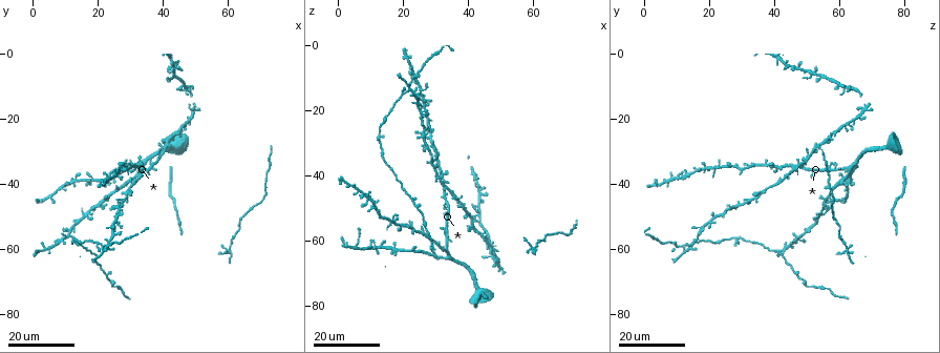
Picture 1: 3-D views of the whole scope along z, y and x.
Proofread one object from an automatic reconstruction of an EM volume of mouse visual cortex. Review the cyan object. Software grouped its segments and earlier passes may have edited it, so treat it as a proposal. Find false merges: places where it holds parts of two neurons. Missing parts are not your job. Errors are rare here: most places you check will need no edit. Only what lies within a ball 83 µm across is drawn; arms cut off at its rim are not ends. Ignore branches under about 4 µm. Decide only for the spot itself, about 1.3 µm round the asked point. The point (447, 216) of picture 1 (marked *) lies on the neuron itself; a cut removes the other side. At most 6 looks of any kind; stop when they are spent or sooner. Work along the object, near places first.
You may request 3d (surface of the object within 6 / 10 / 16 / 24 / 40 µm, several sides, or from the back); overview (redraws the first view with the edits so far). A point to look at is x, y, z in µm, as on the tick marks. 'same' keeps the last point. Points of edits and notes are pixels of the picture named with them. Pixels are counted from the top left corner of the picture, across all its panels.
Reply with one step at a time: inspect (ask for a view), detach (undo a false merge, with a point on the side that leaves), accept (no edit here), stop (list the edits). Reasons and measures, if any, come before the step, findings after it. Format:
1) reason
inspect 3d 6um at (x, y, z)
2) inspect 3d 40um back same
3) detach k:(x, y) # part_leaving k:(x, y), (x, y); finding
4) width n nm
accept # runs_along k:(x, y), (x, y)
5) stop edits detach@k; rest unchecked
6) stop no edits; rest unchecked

inspect 3d 16um at (35.0, 36.5, 44.5)

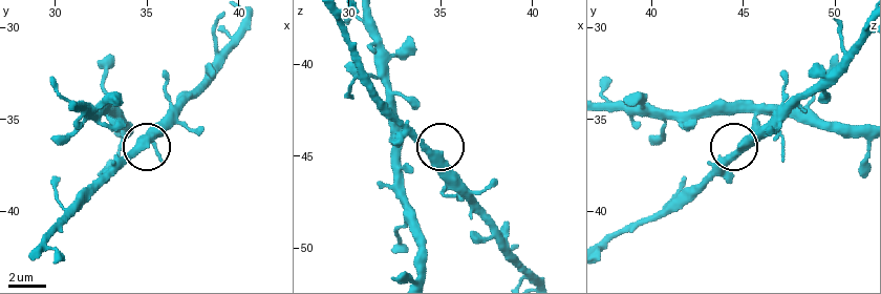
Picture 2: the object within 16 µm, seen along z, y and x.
closer look
inspect 3d 10um at (34.9, 36.2, 45.1)

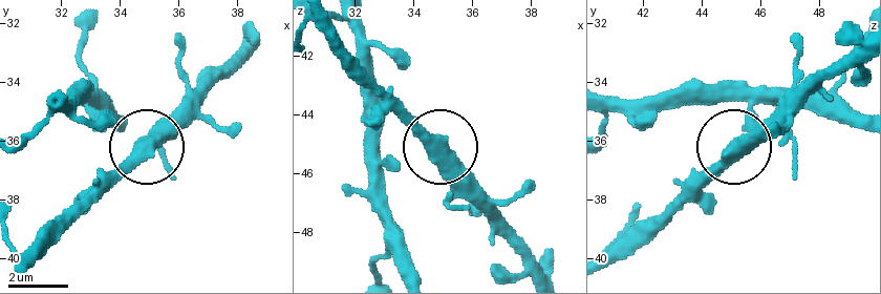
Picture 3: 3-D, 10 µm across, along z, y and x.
accept # runs_along 3:(411, 270), (381, 180), (386, 167), (442, 154), (484, 191); continuous, no second neuron

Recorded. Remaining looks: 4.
four or more arms meet
inspect 3d 16um at (59.0, 61.0, 61.5)

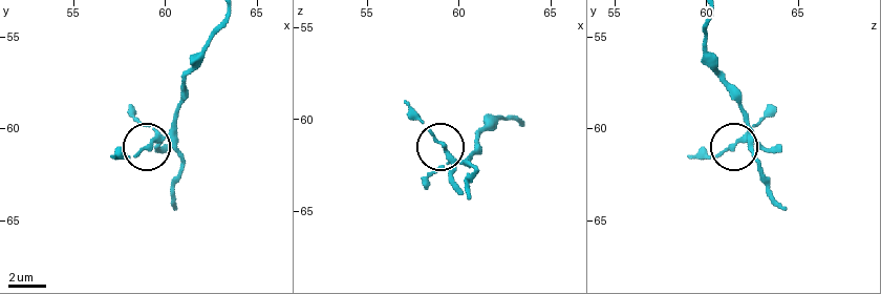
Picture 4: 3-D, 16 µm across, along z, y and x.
zoom in
inspect 3d 10um at (59.6, 60.5, 62.1)

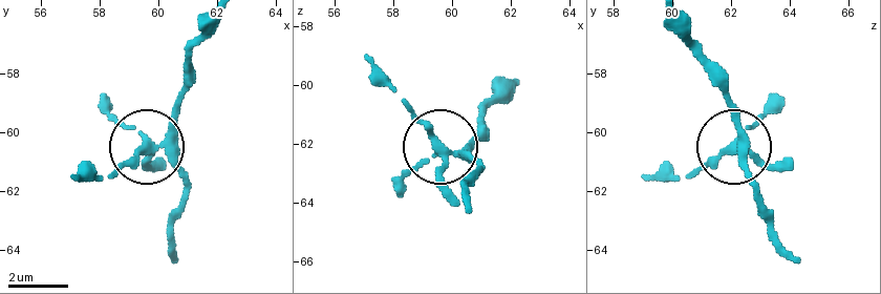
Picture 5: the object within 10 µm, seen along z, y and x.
accept # all the same neuron

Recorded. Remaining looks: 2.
four arms meet
inspect 3d 24um at (29.5, 42.5, 35.5)

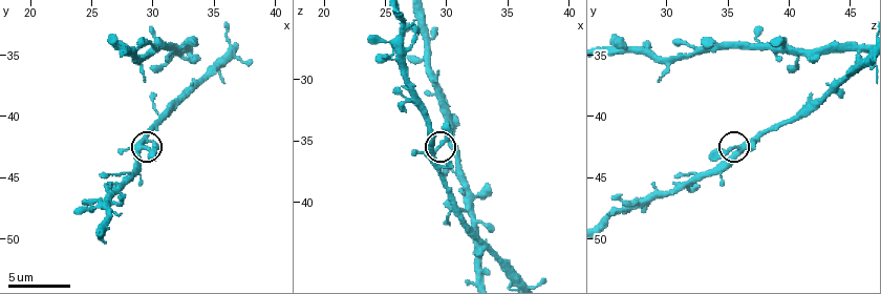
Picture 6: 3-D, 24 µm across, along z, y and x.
inspect 3d 10um at (29.2, 42.6, 35.6)

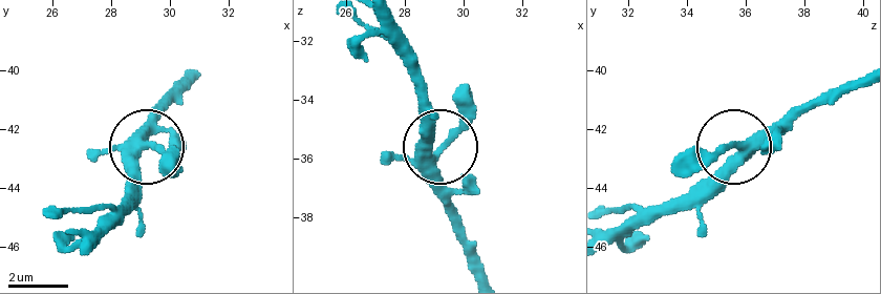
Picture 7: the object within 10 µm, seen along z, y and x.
accept # runs_along 7:(476, 270), (435, 165), (464, 92); one neuron here

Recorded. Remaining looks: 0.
stop no edits; rest unchecked

